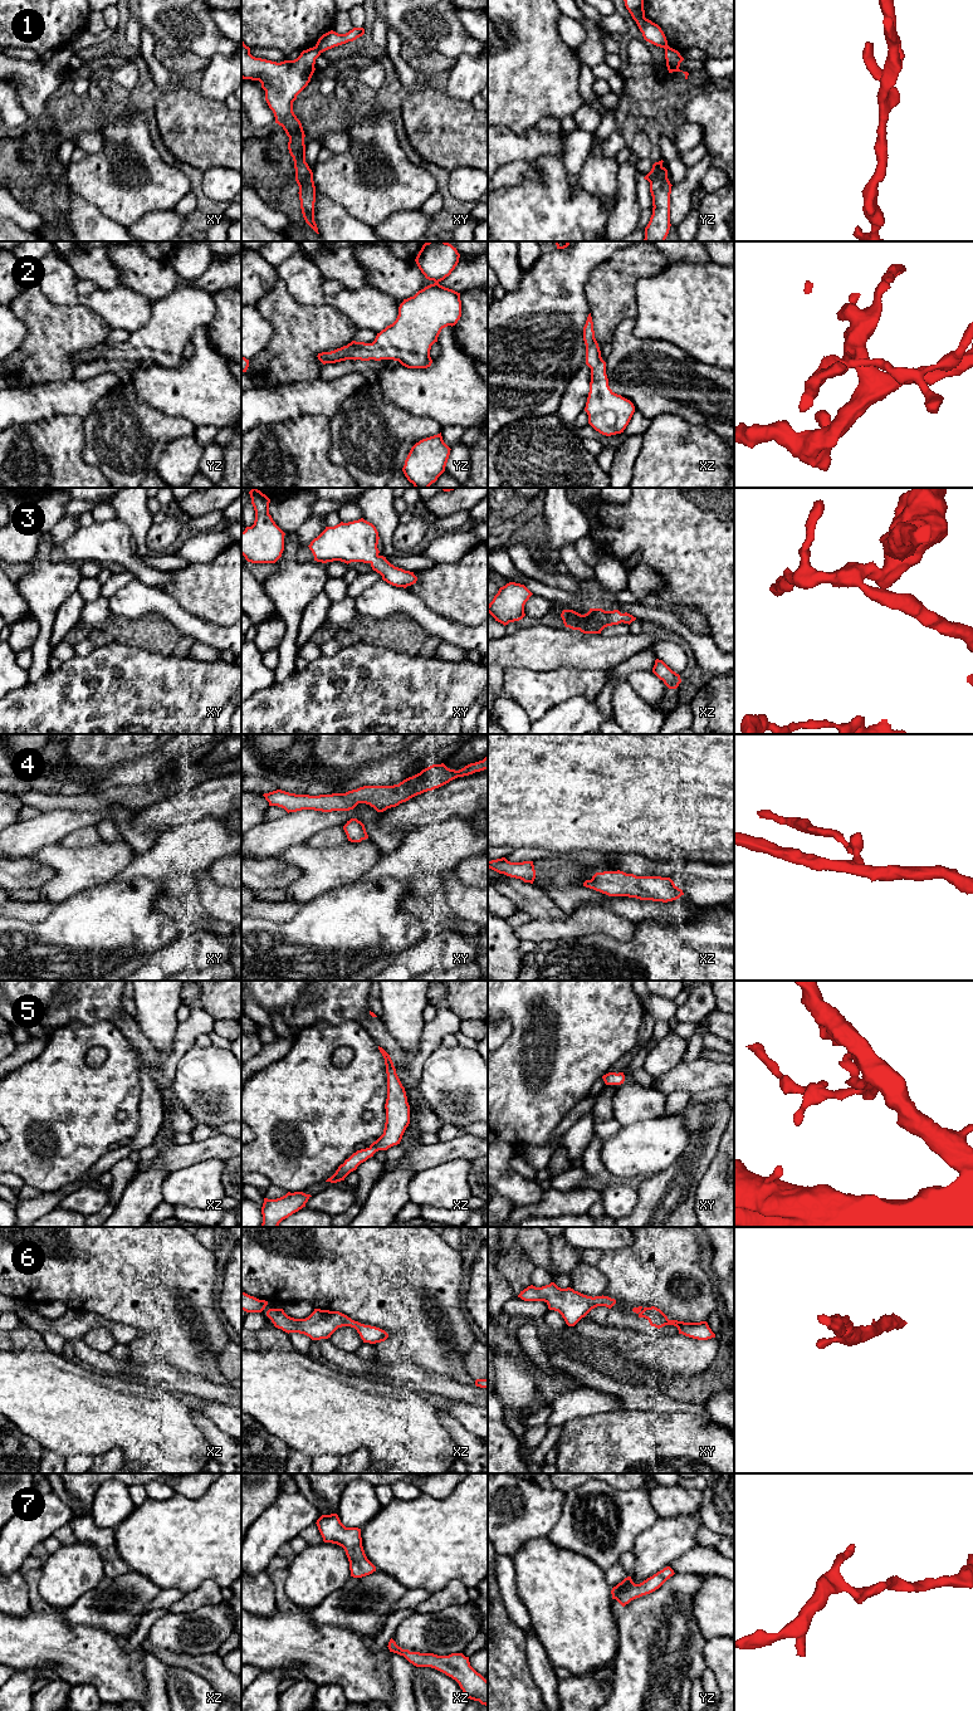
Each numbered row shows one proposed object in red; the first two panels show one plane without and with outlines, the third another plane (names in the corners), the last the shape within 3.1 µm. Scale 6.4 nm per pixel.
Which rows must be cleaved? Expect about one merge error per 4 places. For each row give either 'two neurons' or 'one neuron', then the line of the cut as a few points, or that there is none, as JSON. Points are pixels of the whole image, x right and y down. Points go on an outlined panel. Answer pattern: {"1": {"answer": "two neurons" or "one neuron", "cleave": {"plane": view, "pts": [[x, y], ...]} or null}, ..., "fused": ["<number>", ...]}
{"1": {"answer": "two neurons", "cleave": {"plane": "xy", "pts": [[316, 45], [321, 52]]}}, "2": {"answer": "one neuron", "cleave": null}, "3": {"answer": "one neuron", "cleave": null}, "4": {"answer": "one neuron", "cleave": null}, "5": {"answer": "one neuron", "cleave": null}, "6": {"answer": "one neuron", "cleave": null}, "7": {"answer": "one neuron", "cleave": null}, "fused": ["1"]}

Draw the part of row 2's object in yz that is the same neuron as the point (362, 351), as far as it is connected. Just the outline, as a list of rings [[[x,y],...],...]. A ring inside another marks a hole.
[[[427,241],[422,245],[415,261],[426,279],[434,280],[434,284],[419,290],[414,297],[404,299],[399,307],[396,321],[377,333],[372,343],[352,341],[347,346],[331,352],[318,353],[318,360],[326,363],[336,363],[346,360],[361,361],[399,361],[407,368],[427,368],[431,366],[431,346],[437,342],[443,328],[455,326],[461,317],[460,293],[445,288],[439,283],[451,274],[459,263],[460,254],[456,248],[446,241]]]

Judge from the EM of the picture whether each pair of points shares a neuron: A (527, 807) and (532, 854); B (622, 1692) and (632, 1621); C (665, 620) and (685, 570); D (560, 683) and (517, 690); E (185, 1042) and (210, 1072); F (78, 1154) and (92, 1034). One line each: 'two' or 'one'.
A: two
B: one
C: two
D: one
E: two
F: one

